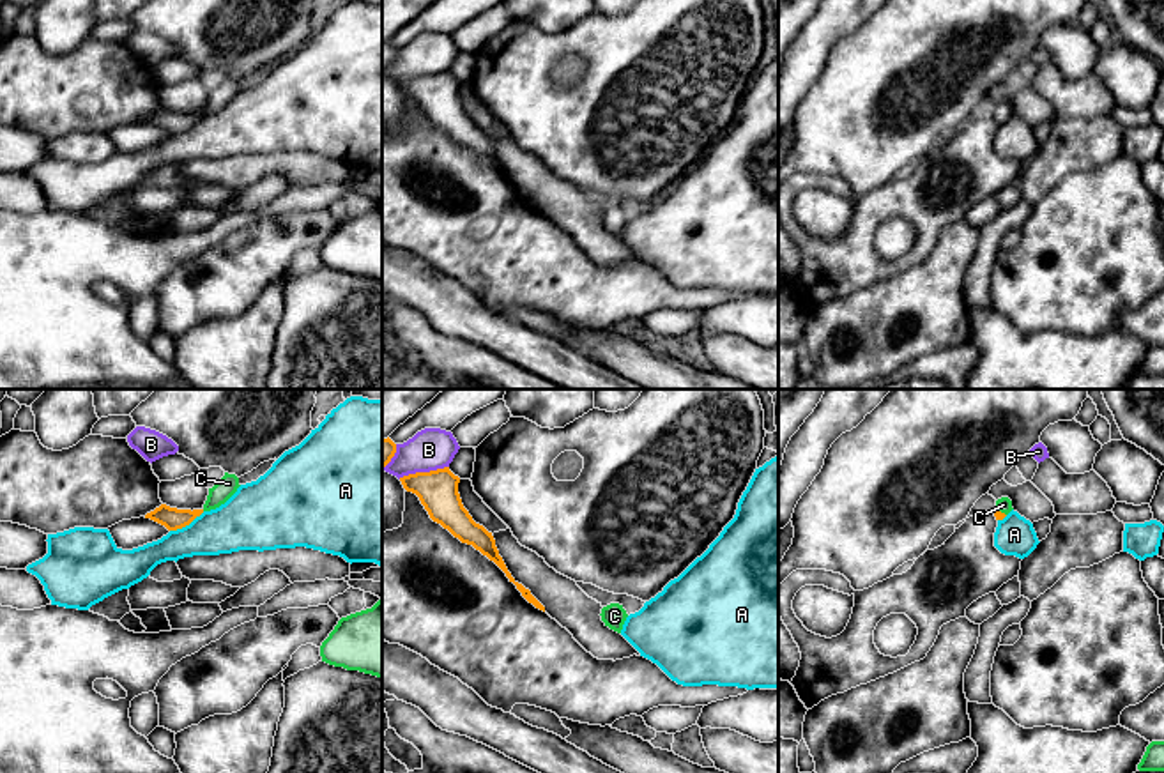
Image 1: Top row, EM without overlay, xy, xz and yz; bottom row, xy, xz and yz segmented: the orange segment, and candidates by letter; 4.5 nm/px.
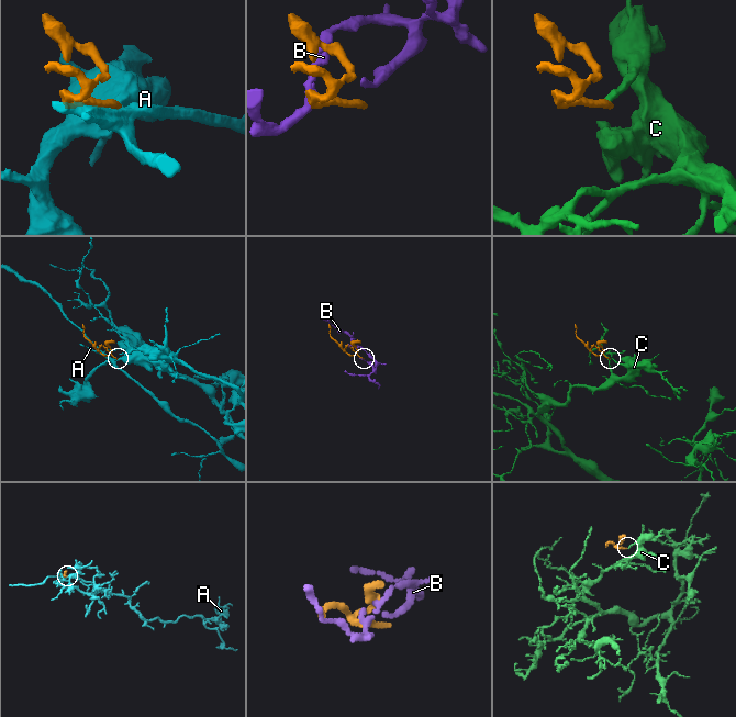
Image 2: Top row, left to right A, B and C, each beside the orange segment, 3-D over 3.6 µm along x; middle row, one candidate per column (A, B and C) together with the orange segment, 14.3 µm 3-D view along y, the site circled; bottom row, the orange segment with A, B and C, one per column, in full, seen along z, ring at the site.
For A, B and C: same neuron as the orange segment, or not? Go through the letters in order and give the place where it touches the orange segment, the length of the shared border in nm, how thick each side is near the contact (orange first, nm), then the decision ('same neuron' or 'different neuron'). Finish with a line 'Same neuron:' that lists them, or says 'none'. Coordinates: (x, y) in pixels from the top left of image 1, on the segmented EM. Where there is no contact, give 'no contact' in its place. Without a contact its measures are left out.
A: xy (186, 524) | 180 nm | 100/240 nm | different neuron
B: xz (423, 473) | 240 nm | 190/190 nm | different neuron
C: yz (1000, 512) | 60 nm | 40/70 nm | same neuron
Same neuron: C

